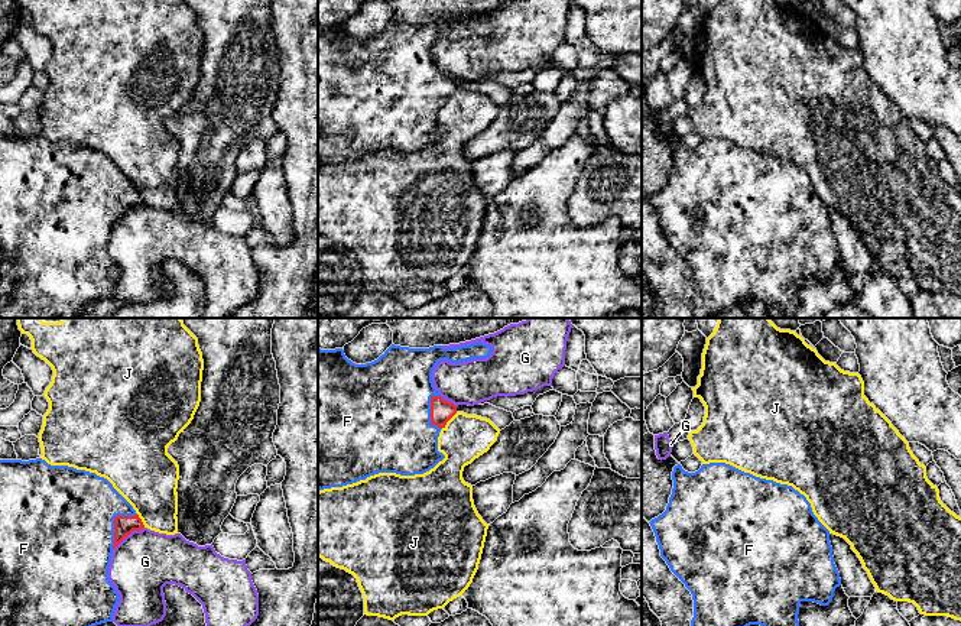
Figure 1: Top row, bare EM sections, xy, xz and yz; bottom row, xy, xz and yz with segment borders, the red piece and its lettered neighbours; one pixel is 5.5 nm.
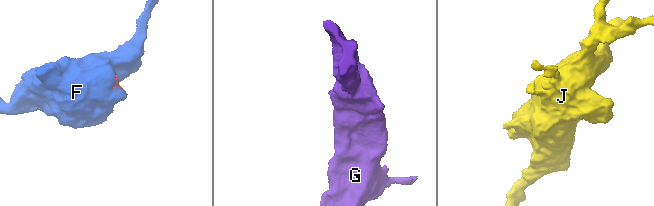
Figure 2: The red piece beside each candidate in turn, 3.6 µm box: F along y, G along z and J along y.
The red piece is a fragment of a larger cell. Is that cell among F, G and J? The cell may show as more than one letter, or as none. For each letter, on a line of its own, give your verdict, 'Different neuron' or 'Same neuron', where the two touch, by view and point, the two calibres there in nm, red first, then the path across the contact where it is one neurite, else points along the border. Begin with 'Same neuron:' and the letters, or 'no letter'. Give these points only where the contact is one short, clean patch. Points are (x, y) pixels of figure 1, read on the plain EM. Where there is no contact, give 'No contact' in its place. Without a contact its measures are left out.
Same neuron: F
F: Same neuron. Touches red at xy (114, 198). Thickness 110 nm (red) against 500 nm
G: Different neuron. Touches red at xy (127, 210). Thickness 110 nm (red) against 360 nm
J: Different neuron. Touches red at xz (448, 96). Thickness 130 nm (red) against 260 nm. Boundary: xz (457, 88), (442, 104)

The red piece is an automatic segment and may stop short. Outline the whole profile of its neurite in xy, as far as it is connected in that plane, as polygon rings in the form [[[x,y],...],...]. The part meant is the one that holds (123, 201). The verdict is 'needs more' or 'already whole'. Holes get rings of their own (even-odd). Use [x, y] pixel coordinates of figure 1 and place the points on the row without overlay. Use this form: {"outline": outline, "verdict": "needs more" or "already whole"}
{"outline": [[[42,134],[0,136],[0,318],[81,318],[90,304],[111,298],[120,278],[116,263],[108,256],[113,226],[133,207],[143,204],[133,182],[107,155],[95,149],[68,142],[51,142]]], "verdict": "needs more"}

